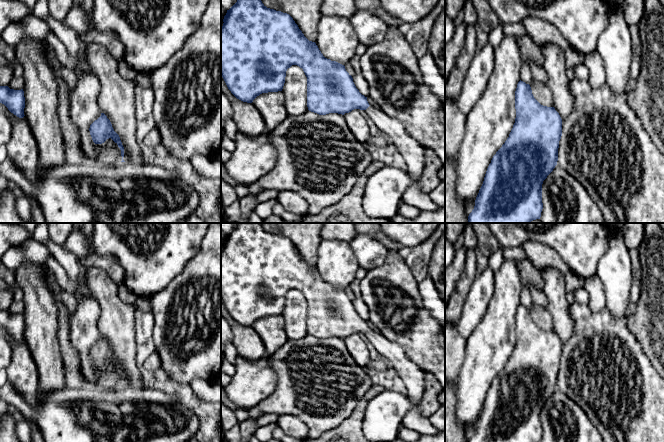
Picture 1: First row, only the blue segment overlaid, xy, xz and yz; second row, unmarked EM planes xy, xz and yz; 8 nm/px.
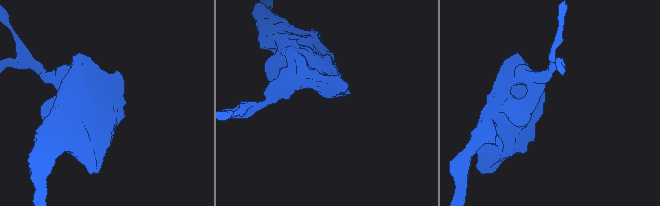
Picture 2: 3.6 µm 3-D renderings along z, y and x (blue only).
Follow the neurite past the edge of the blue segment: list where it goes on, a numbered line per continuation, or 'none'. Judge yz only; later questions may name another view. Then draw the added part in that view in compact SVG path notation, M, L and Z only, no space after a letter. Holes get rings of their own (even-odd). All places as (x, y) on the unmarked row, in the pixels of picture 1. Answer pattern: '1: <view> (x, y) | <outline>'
none

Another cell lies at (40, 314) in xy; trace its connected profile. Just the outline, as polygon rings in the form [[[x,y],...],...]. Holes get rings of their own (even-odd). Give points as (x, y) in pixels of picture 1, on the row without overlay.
[[[25,262],[15,271],[15,279],[24,293],[24,339],[38,370],[39,383],[35,398],[39,400],[65,386],[64,363],[57,336],[58,308],[52,289],[47,283],[48,271],[45,265]]]

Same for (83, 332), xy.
[[[95,298],[81,299],[68,318],[69,339],[79,353],[80,369],[85,382],[96,388],[115,390],[122,385],[121,374],[111,362],[95,368],[90,359],[90,349],[101,340],[97,327],[101,310]]]

